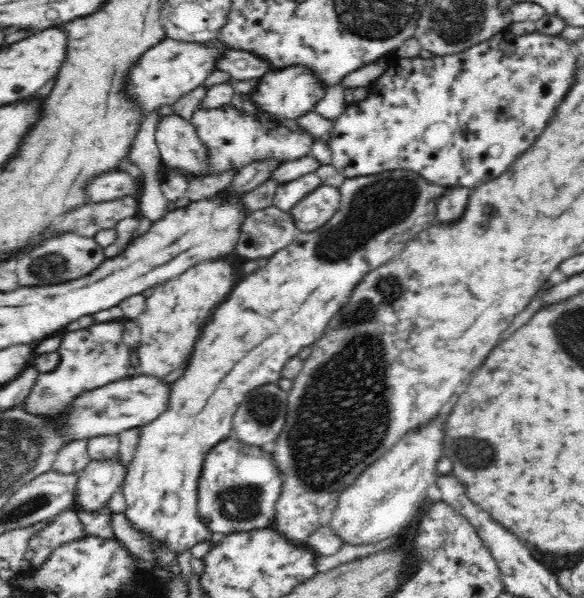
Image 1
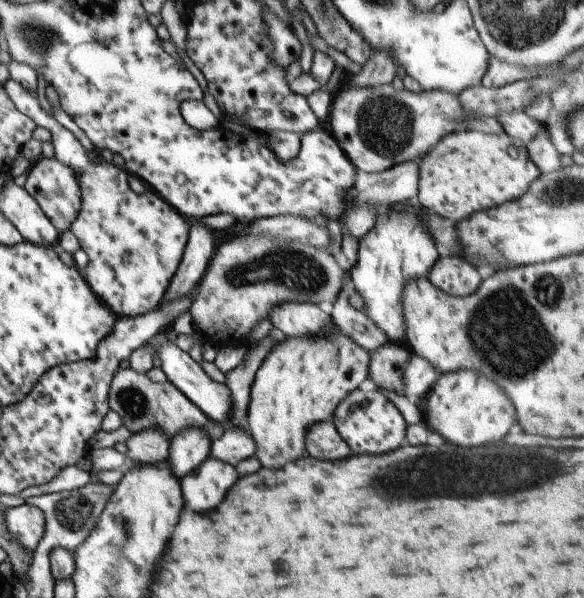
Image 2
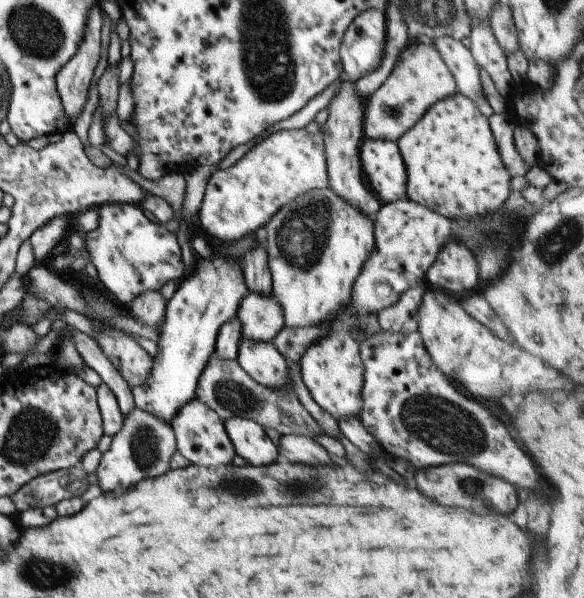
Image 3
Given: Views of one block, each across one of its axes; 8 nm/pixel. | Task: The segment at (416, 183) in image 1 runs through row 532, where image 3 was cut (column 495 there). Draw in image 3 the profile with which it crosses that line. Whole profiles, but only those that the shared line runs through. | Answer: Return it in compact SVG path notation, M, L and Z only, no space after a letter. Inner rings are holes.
M459 91L451 96L432 104L423 116L409 130L406 130L397 140L406 172L406 198L415 204L440 214L448 219L459 220L488 213L500 212L504 200L511 192L509 189L509 173L502 165L491 136L488 118L485 118L476 104Z

